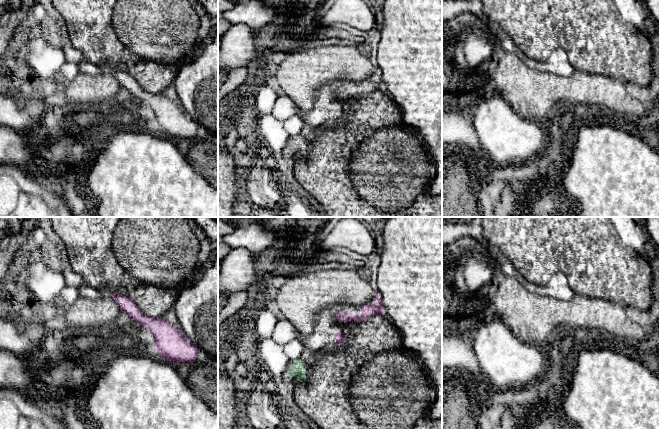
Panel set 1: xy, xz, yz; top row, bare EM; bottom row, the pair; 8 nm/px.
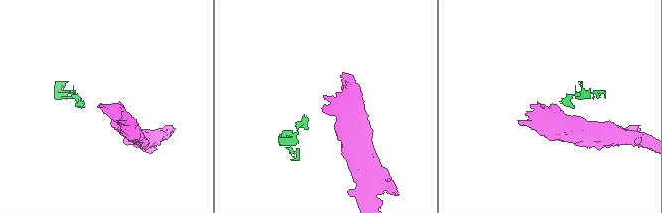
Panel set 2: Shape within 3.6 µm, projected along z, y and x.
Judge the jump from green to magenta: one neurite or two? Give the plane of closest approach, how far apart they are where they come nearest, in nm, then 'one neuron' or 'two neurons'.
view xz; gap 280 nm; two neurons

